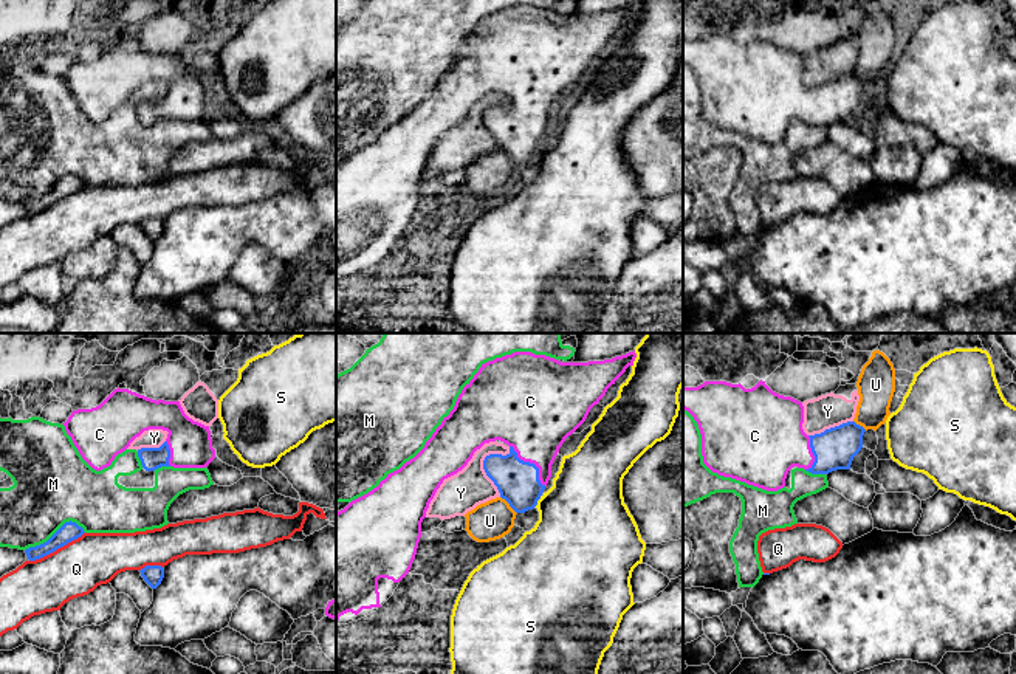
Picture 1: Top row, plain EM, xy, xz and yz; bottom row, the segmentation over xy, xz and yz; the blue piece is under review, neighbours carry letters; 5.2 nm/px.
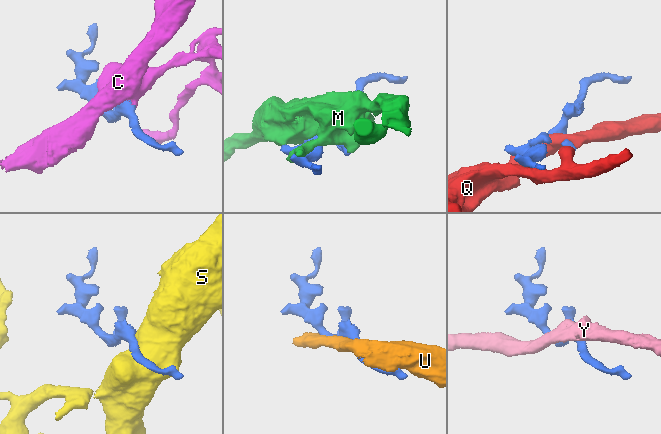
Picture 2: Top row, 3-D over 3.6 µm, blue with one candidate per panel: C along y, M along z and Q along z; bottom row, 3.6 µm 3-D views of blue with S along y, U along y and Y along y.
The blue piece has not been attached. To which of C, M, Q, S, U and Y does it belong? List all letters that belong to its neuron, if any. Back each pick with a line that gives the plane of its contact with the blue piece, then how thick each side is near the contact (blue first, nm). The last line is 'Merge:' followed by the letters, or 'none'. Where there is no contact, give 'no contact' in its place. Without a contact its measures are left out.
C: contact in xz; calibres 220 and 400 nm
Merge: C

